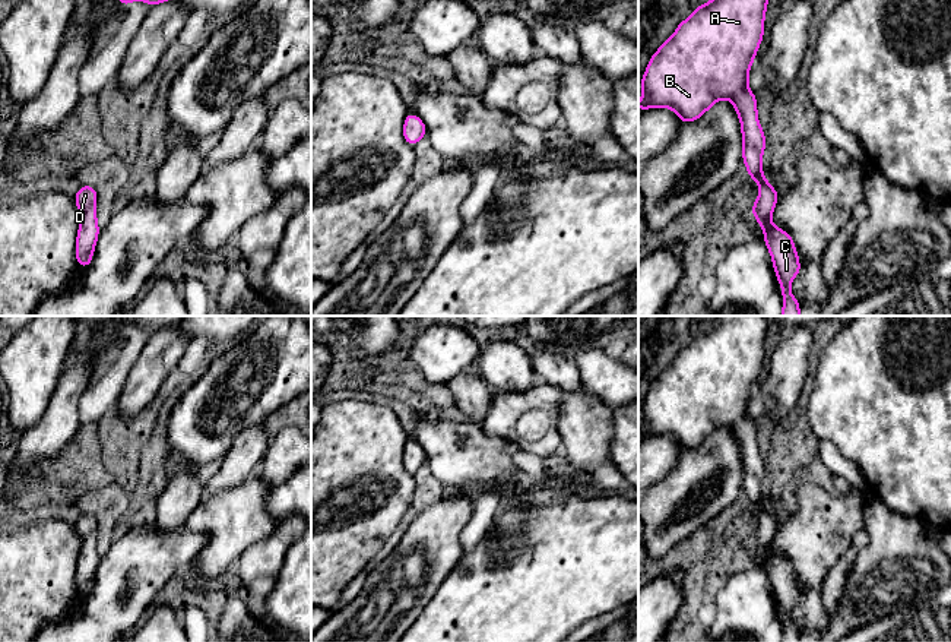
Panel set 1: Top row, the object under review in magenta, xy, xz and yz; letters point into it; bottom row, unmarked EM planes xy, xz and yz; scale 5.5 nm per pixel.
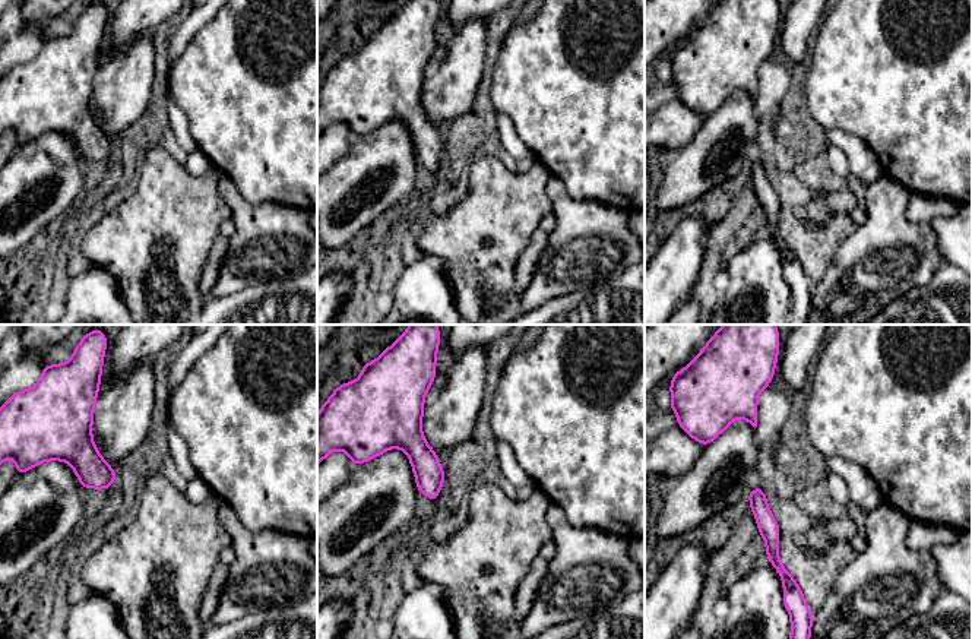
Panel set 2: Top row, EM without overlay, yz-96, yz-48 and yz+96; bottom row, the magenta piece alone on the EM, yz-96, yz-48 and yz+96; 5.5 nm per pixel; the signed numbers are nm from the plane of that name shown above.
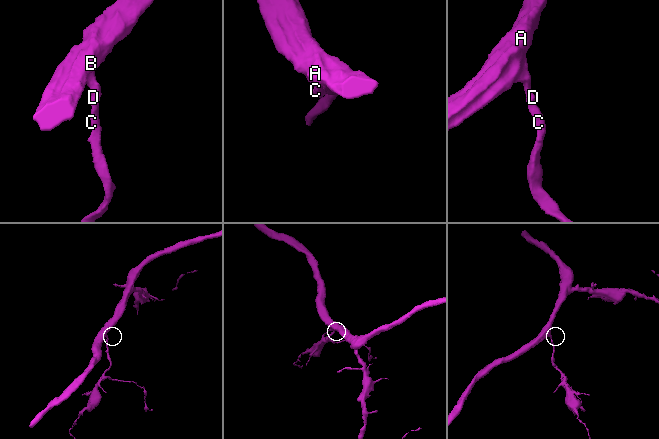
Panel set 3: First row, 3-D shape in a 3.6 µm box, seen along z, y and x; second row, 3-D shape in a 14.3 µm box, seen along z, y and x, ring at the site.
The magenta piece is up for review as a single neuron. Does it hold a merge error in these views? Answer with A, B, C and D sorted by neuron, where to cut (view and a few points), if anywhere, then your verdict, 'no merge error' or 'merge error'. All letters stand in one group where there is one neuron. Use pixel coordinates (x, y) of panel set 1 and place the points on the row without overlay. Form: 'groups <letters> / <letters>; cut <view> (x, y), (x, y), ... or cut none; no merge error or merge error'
groups A B C D; cut none; no merge error

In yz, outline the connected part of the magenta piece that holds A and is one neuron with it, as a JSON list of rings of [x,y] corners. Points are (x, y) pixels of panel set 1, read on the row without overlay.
[[[717,316],[714,326],[681,348],[673,363],[652,383],[641,405],[638,437],[672,436],[682,450],[688,450],[719,427],[735,431],[742,456],[742,487],[760,513],[760,524],[749,537],[763,554],[782,614],[782,642],[799,642],[801,633],[789,616],[801,591],[792,564],[771,551],[779,521],[763,502],[765,464],[757,445],[757,426],[748,415],[748,399],[763,367],[767,331],[764,316]]]

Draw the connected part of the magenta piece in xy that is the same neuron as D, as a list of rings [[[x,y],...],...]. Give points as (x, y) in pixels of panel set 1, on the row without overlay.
[[[80,513],[73,526],[82,543],[76,567],[76,586],[79,594],[86,595],[92,589],[99,562],[99,554],[96,551],[96,516],[92,513]]]

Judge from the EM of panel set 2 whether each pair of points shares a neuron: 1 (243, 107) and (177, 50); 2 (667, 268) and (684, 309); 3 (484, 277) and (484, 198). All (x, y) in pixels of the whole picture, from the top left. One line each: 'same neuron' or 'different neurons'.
1: different neurons
2: different neurons
3: same neuron

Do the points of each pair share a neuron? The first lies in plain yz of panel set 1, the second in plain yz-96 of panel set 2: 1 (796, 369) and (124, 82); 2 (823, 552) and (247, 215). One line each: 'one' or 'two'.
1: one
2: two

